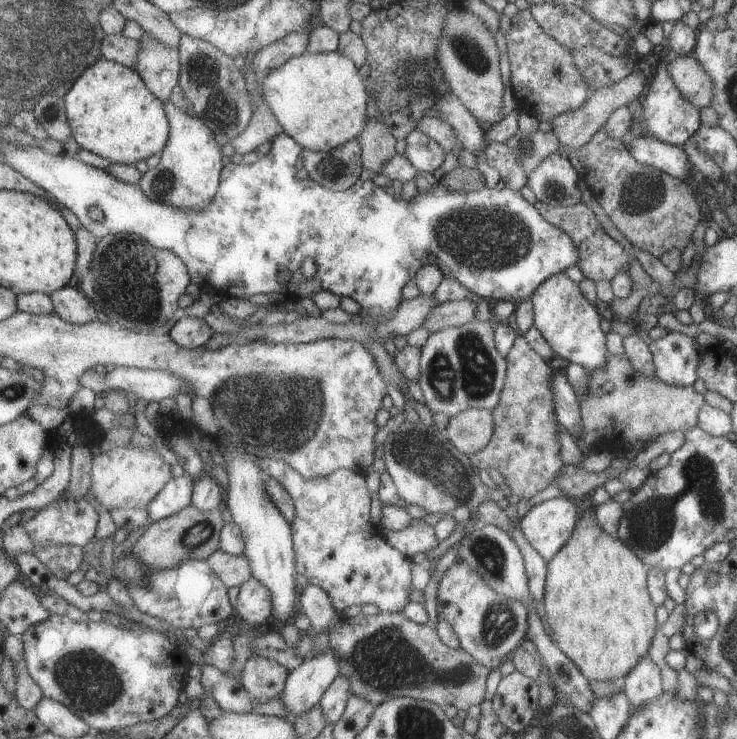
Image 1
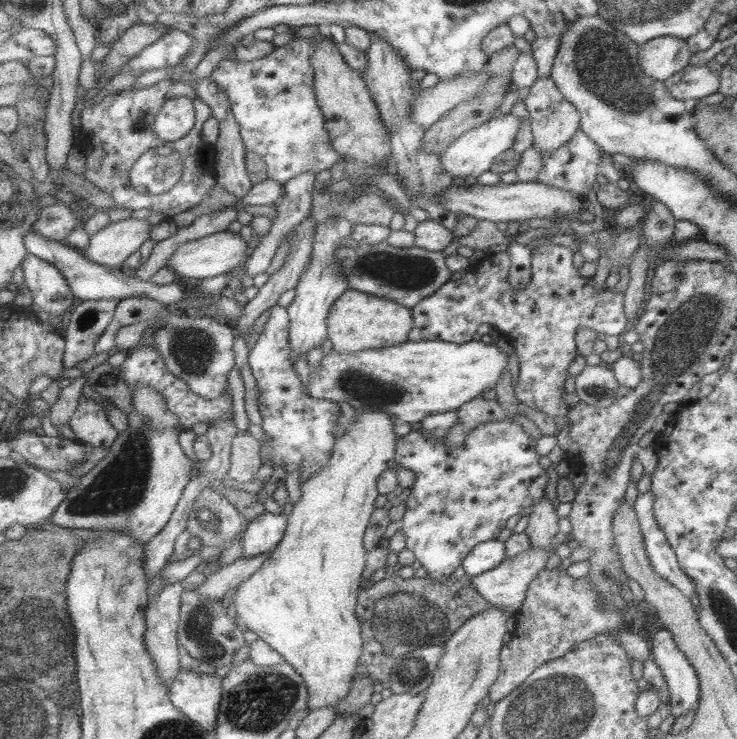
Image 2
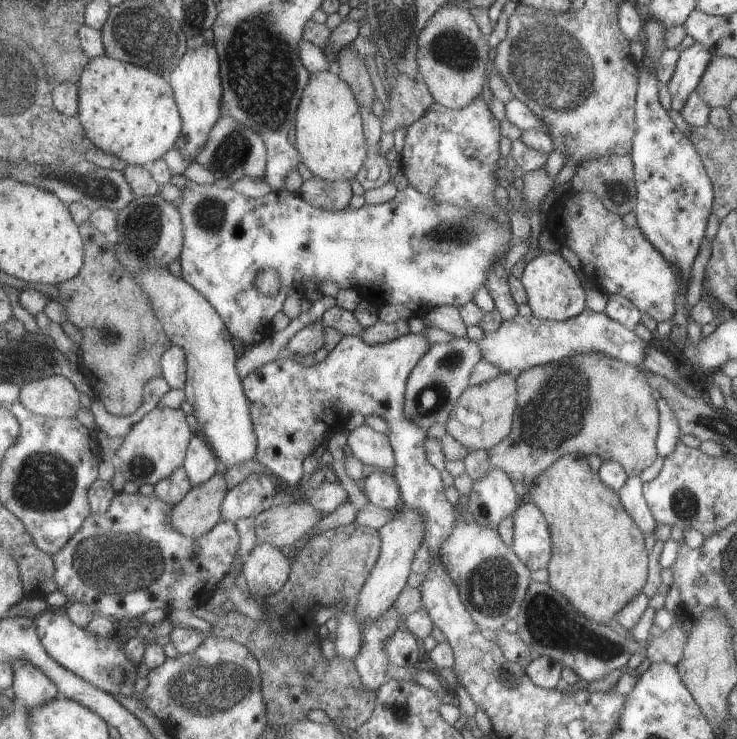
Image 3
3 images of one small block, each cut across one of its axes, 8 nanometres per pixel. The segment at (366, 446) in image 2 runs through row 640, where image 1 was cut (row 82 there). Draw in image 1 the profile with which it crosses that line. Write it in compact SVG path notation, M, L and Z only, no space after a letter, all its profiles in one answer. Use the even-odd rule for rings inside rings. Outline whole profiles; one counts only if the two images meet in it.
M305 52L289 58L289 62L285 62L281 68L273 70L265 78L262 96L283 126L285 133L308 150L331 151L349 140L360 139L368 123L369 90L364 83L363 74L351 58L338 52L324 54Z

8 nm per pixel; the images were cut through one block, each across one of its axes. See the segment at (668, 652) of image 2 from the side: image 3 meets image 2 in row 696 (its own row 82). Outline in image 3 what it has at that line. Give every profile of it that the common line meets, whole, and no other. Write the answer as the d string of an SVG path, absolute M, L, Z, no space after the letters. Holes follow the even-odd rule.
M694 43L690 48L681 50L675 64L675 71L666 84L671 95L671 109L679 113L687 96L696 90L712 56L701 44Z

